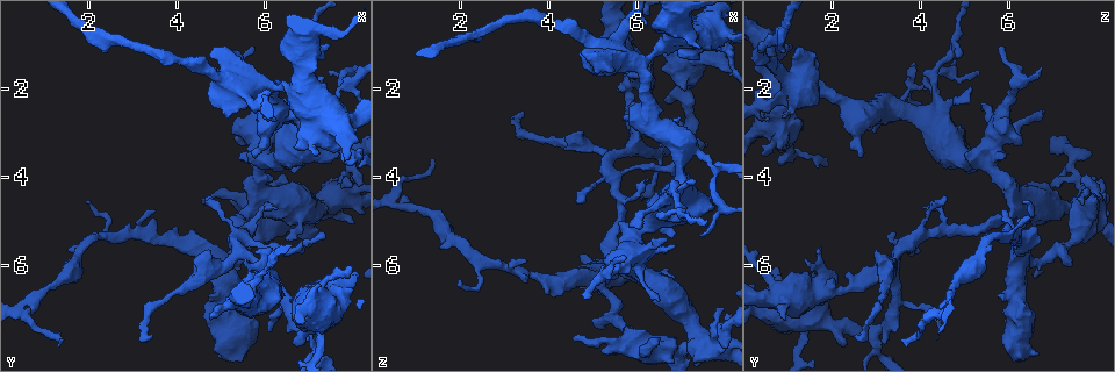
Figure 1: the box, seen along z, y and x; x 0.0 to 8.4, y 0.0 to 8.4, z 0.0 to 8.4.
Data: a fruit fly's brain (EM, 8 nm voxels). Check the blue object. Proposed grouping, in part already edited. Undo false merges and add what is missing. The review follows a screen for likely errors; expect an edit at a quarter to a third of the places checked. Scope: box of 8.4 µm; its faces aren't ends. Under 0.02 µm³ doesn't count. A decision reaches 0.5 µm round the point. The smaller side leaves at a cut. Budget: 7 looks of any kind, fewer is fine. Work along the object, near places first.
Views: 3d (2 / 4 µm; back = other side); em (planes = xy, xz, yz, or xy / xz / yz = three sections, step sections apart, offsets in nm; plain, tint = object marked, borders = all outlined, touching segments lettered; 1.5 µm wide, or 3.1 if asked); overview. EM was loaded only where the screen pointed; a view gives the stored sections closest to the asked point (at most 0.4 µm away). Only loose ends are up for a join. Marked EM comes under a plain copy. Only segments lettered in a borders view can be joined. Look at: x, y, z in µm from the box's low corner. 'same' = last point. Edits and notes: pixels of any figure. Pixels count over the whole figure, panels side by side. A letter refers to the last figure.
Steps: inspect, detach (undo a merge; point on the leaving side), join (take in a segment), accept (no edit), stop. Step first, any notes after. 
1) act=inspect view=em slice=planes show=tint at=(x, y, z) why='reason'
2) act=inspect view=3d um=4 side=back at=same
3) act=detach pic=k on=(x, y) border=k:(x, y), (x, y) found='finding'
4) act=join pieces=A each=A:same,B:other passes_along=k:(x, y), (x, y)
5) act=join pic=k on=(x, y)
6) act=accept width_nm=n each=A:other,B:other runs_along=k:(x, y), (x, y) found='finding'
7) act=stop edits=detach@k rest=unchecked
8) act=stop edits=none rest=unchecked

act=inspect view=3d um=4 at=(4.60, 4.45, 4.60) why='an open end'

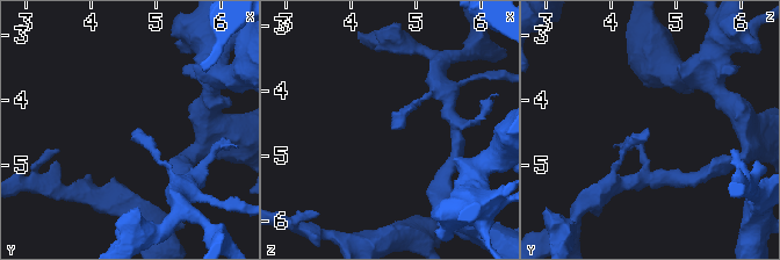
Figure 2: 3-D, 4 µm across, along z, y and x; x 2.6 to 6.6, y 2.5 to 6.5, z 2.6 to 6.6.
act=inspect view=em slice=yz step=4 show=tint at=(4.60, 4.45, 4.60)

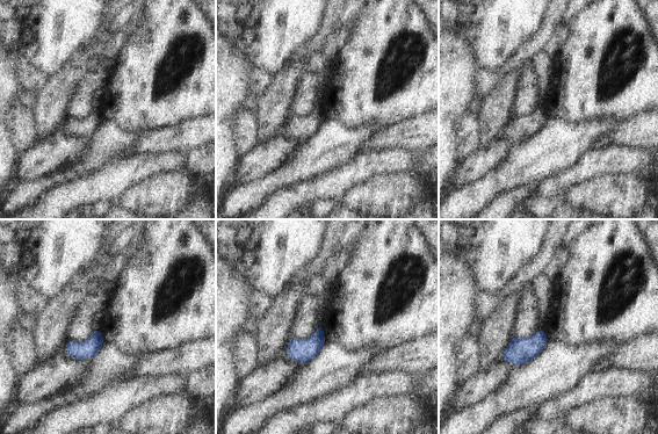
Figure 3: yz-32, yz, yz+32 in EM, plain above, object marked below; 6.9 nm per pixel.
act=inspect view=em slice=planes show=borders at=same why='another direction'

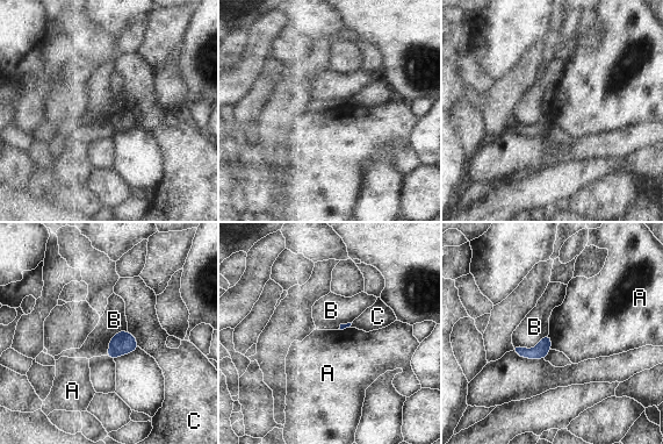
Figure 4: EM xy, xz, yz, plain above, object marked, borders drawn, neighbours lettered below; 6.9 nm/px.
act=accept longest_contact=B:260nm each=A:other,B:other,C:other border=4:(548, 334), (552, 341), (552, 349) found='no lettered segment goes on from it'

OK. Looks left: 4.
act=inspect view=em slice=planes show=borders at=(7.70, 2.00, 3.80) why='four arms meet'

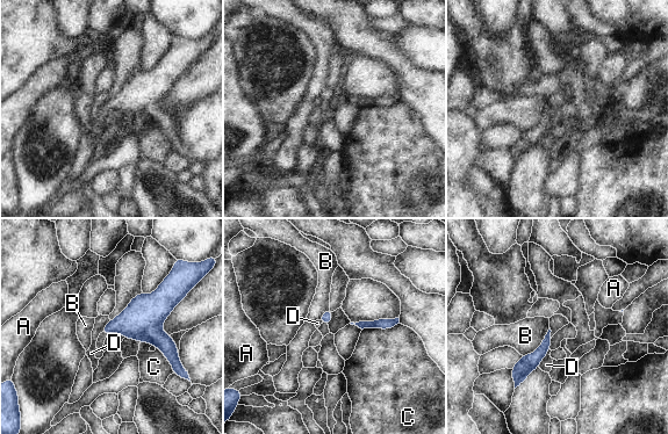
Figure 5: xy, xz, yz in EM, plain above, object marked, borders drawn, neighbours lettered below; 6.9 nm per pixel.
act=accept width_nm=70 each=A:other,B:other,C:other,D:other found='continuous, no second neuron'

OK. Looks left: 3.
act=inspect view=3d um=4 at=(7.85, 3.75, 7.45) why='calibre changes'

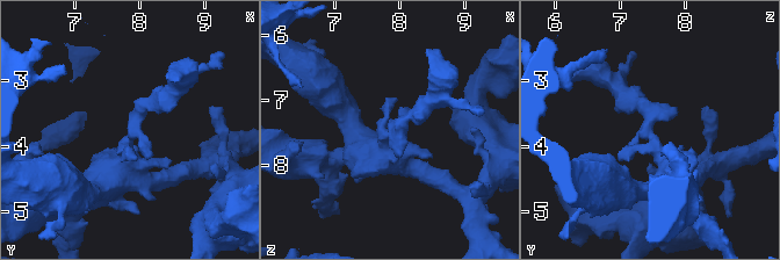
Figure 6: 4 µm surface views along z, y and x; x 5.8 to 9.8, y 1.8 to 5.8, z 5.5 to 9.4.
act=inspect view=em slice=planes show=borders at=(7.85, 3.85, 7.40)

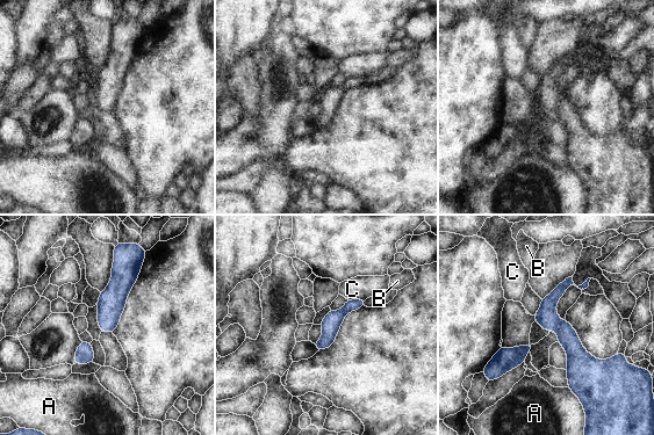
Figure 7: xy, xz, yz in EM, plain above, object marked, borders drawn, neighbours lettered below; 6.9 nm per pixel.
act=accept width_nm=130 each=A:other,B:other,C:other border=7:(347, 298), (365, 299) found='one neuron here'

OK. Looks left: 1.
act=stop edits=none rest=unchecked

